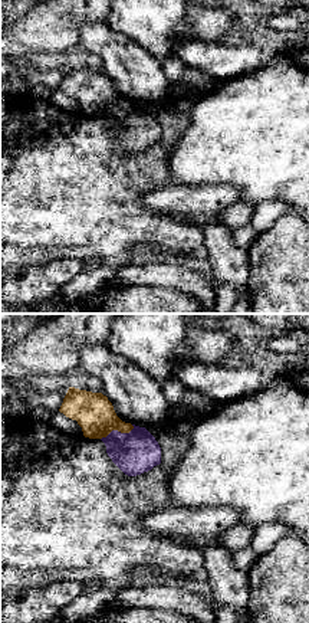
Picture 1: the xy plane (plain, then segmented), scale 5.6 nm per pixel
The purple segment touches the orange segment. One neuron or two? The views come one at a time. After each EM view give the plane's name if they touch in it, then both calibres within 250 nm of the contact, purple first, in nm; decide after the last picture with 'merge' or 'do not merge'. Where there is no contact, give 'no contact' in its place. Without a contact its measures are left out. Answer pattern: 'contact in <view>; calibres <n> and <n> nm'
contact in xy; calibres 240 and 220 nm

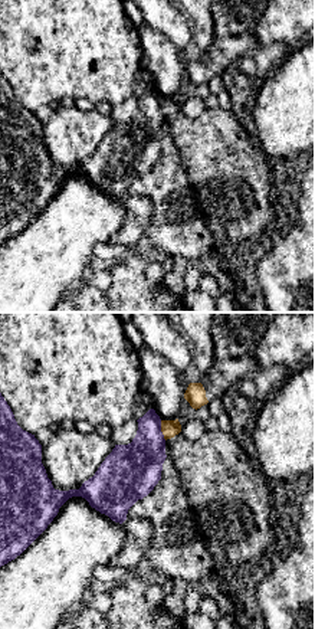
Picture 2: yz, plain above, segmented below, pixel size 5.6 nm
contact in yz; calibres 280 and 100 nm

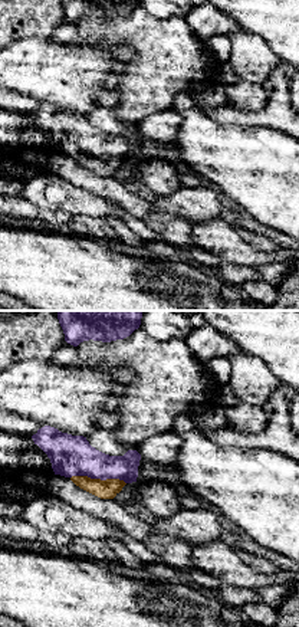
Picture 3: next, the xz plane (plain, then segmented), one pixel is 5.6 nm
contact in xz; calibres 220 and 110 nm

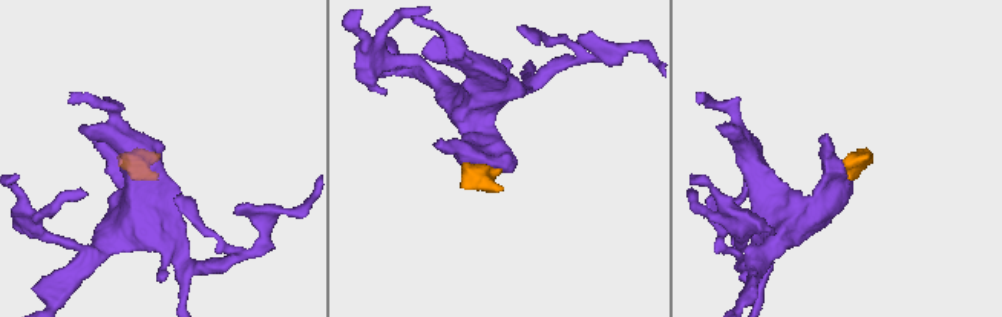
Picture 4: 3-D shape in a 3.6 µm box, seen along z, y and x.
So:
merge

